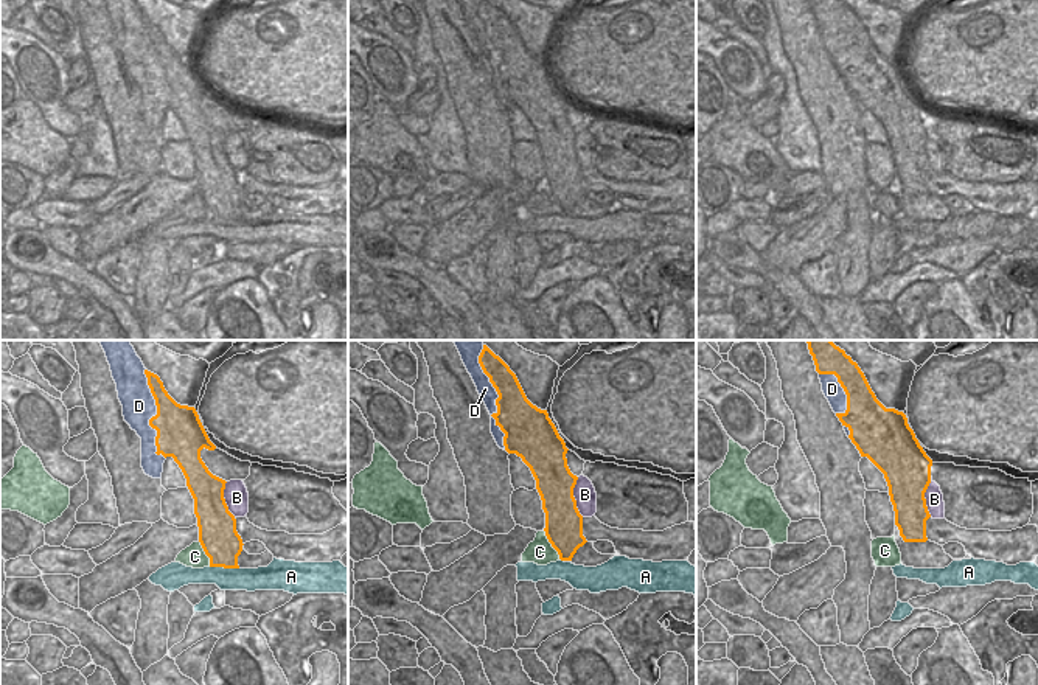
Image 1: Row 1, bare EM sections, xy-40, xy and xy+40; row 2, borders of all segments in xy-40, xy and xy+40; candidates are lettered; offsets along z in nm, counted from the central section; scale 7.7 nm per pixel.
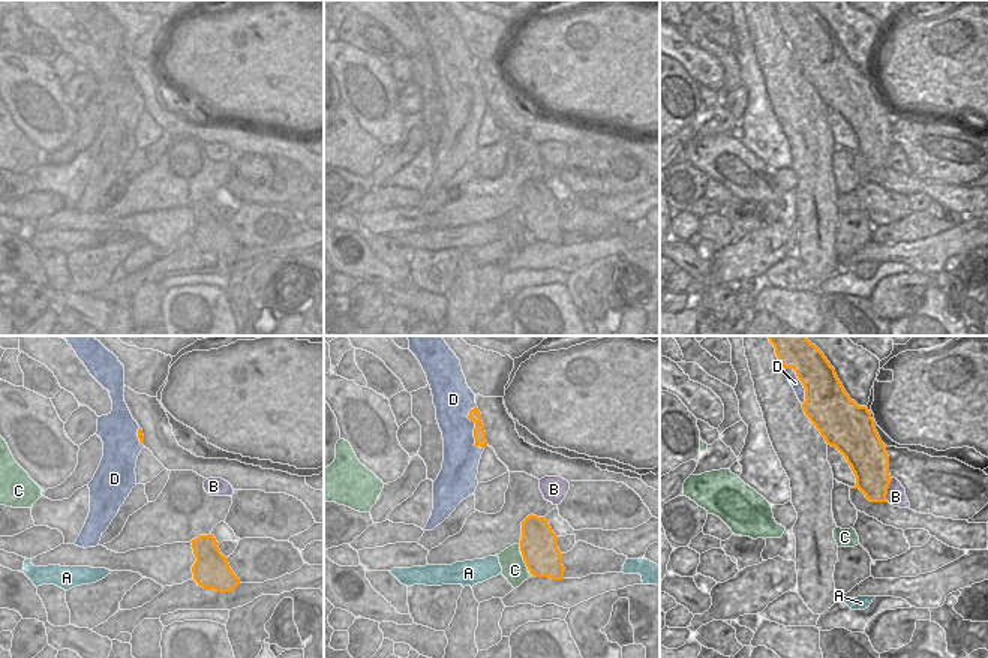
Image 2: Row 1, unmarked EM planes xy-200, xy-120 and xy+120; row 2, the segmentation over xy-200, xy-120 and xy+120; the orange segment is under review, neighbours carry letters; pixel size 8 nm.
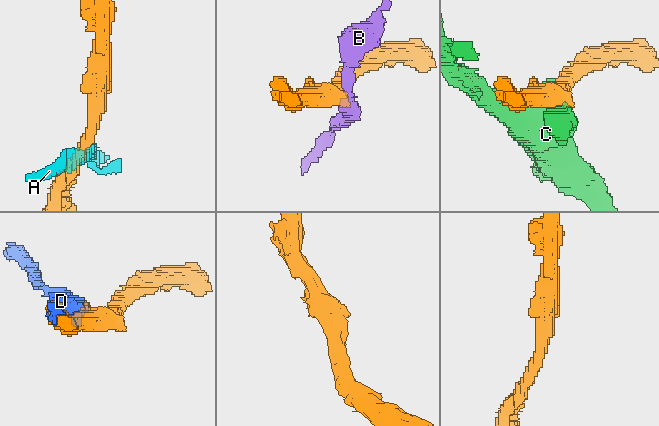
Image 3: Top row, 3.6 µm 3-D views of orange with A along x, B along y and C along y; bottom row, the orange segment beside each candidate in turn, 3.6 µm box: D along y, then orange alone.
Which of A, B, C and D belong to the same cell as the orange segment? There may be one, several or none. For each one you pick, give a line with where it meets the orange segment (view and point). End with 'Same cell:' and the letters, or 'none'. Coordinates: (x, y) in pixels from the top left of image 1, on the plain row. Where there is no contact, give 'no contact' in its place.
Same cell: none

